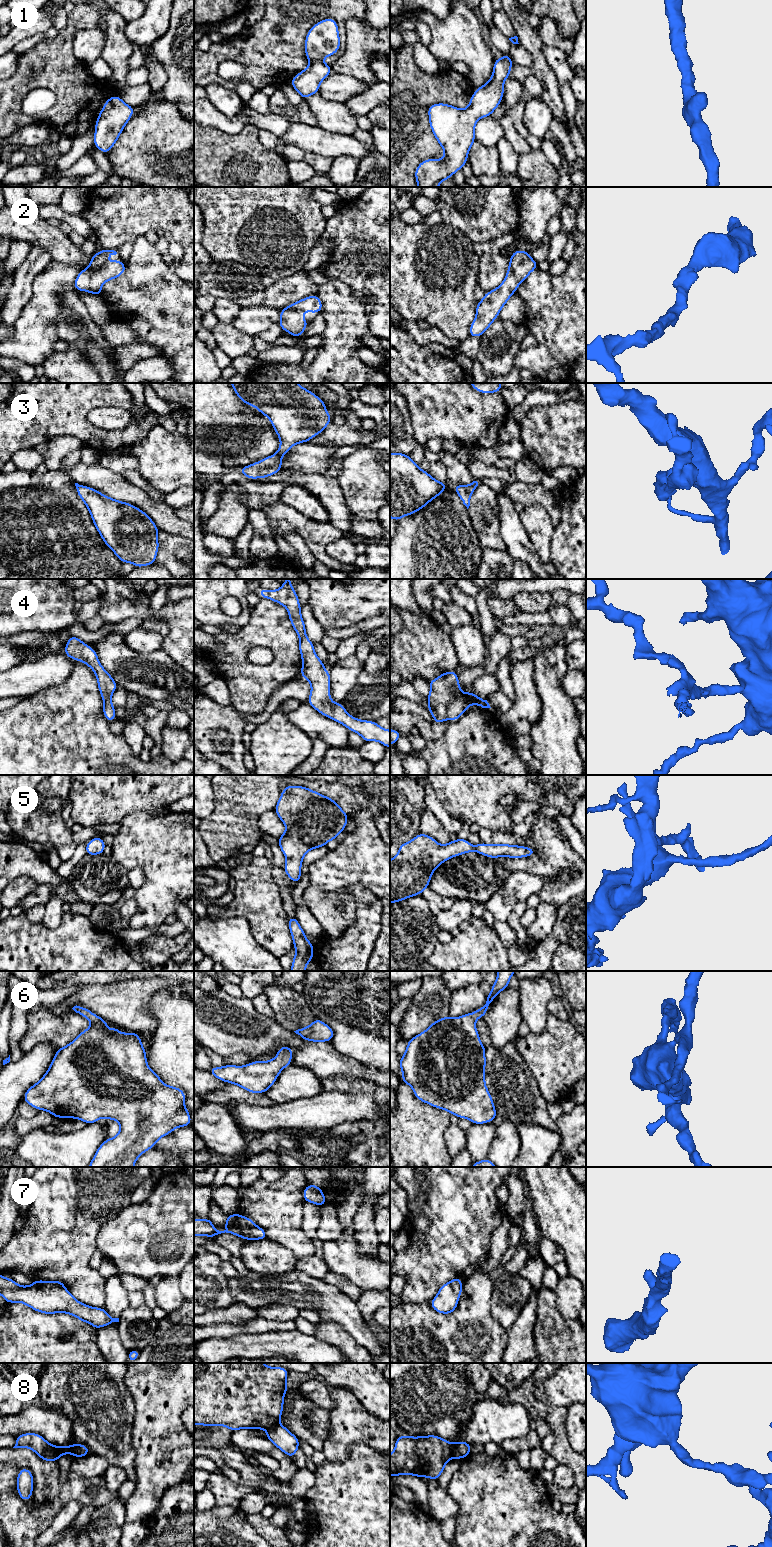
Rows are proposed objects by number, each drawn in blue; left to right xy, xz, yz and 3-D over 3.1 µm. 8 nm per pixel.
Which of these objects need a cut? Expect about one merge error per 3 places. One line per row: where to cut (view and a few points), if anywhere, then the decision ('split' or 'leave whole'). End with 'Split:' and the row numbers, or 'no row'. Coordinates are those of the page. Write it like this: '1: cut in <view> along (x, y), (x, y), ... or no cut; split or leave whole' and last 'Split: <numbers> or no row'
1: no cut; leave whole
2: no cut; leave whole
3: no cut; leave whole
4: no cut; leave whole
5: no cut; leave whole
6: no cut; leave whole
7: no cut; leave whole
8: cut in yz along (454, 1444), (452, 1456); split
Split: 8

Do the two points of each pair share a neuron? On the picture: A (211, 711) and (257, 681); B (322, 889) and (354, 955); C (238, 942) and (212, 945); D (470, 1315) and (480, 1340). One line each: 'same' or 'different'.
A: different
B: different
C: same
D: same

